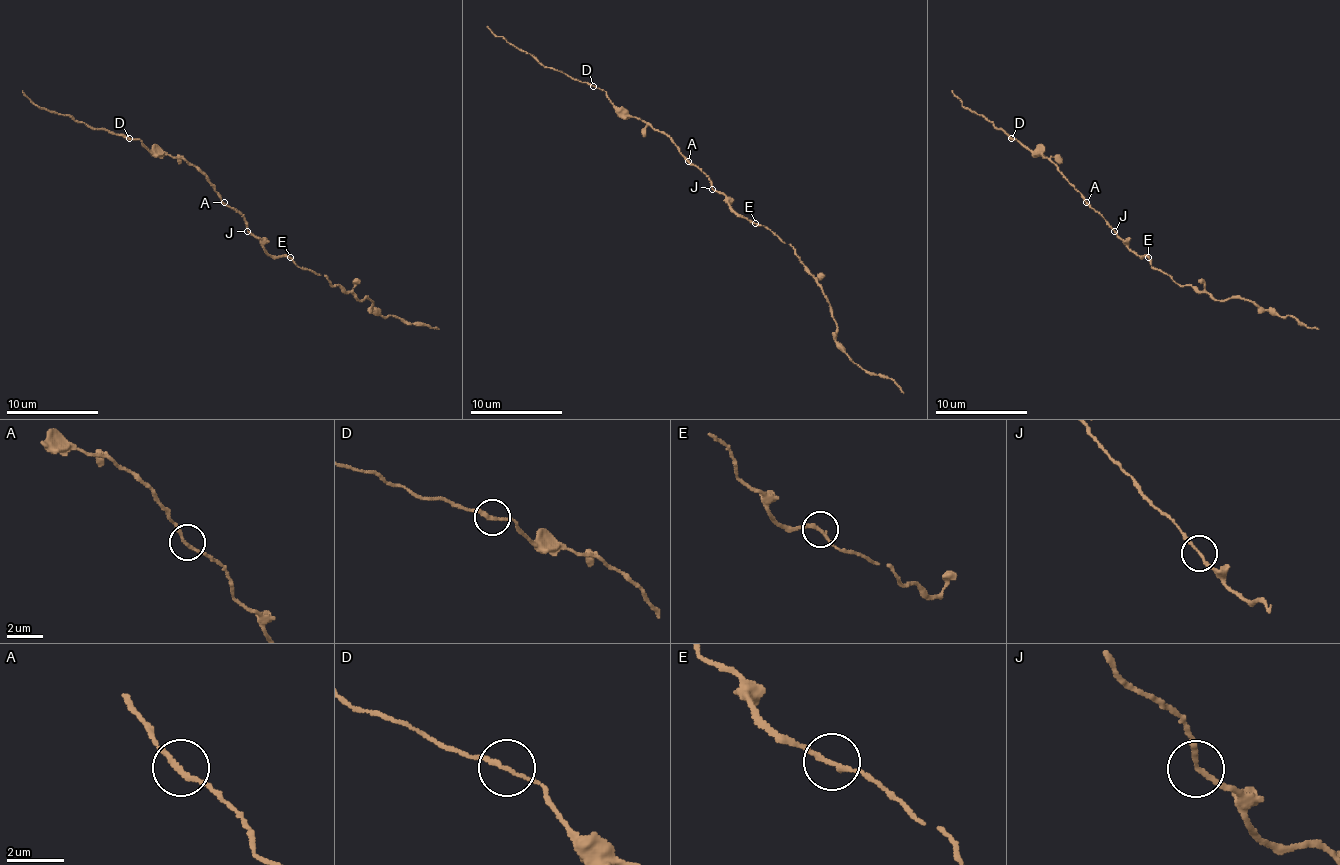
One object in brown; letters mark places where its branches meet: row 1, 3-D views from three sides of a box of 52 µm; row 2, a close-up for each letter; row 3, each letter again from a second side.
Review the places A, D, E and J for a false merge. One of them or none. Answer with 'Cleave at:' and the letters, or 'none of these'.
Cleave at: none of these

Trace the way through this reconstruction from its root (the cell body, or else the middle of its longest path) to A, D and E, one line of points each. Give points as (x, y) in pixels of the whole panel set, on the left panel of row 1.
A: (247, 230), (247, 220), (224, 202)
D: (247, 230), (247, 220), (221, 200), (214, 186), (194, 165), (171, 154), (152, 154), (139, 140), (130, 138)
E: (247, 230), (270, 255), (290, 257)

